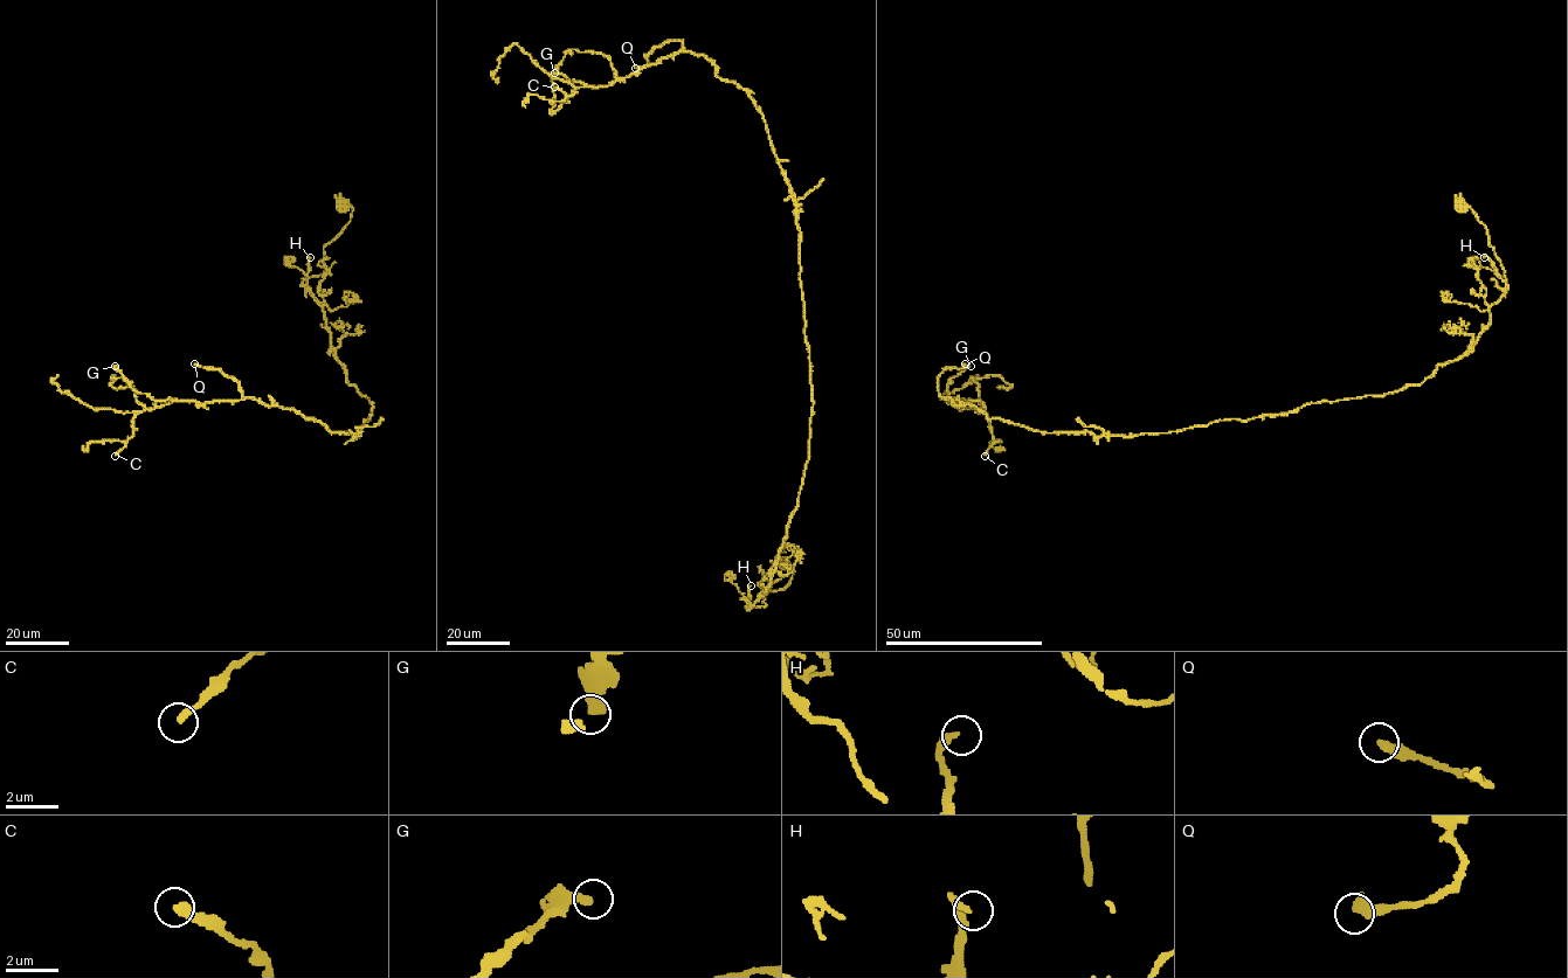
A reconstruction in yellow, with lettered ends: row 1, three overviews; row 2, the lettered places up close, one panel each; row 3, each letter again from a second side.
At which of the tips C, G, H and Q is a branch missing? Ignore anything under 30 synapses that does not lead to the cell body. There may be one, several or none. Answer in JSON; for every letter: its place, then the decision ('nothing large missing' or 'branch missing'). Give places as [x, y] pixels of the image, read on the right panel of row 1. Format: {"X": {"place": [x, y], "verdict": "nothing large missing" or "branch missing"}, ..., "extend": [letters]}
{"C": {"place": [985, 456], "verdict": "nothing large missing"}, "G": {"place": [971, 366], "verdict": "nothing large missing"}, "H": {"place": [1484, 257], "verdict": "nothing large missing"}, "Q": {"place": [965, 363], "verdict": "nothing large missing"}, "extend": []}

